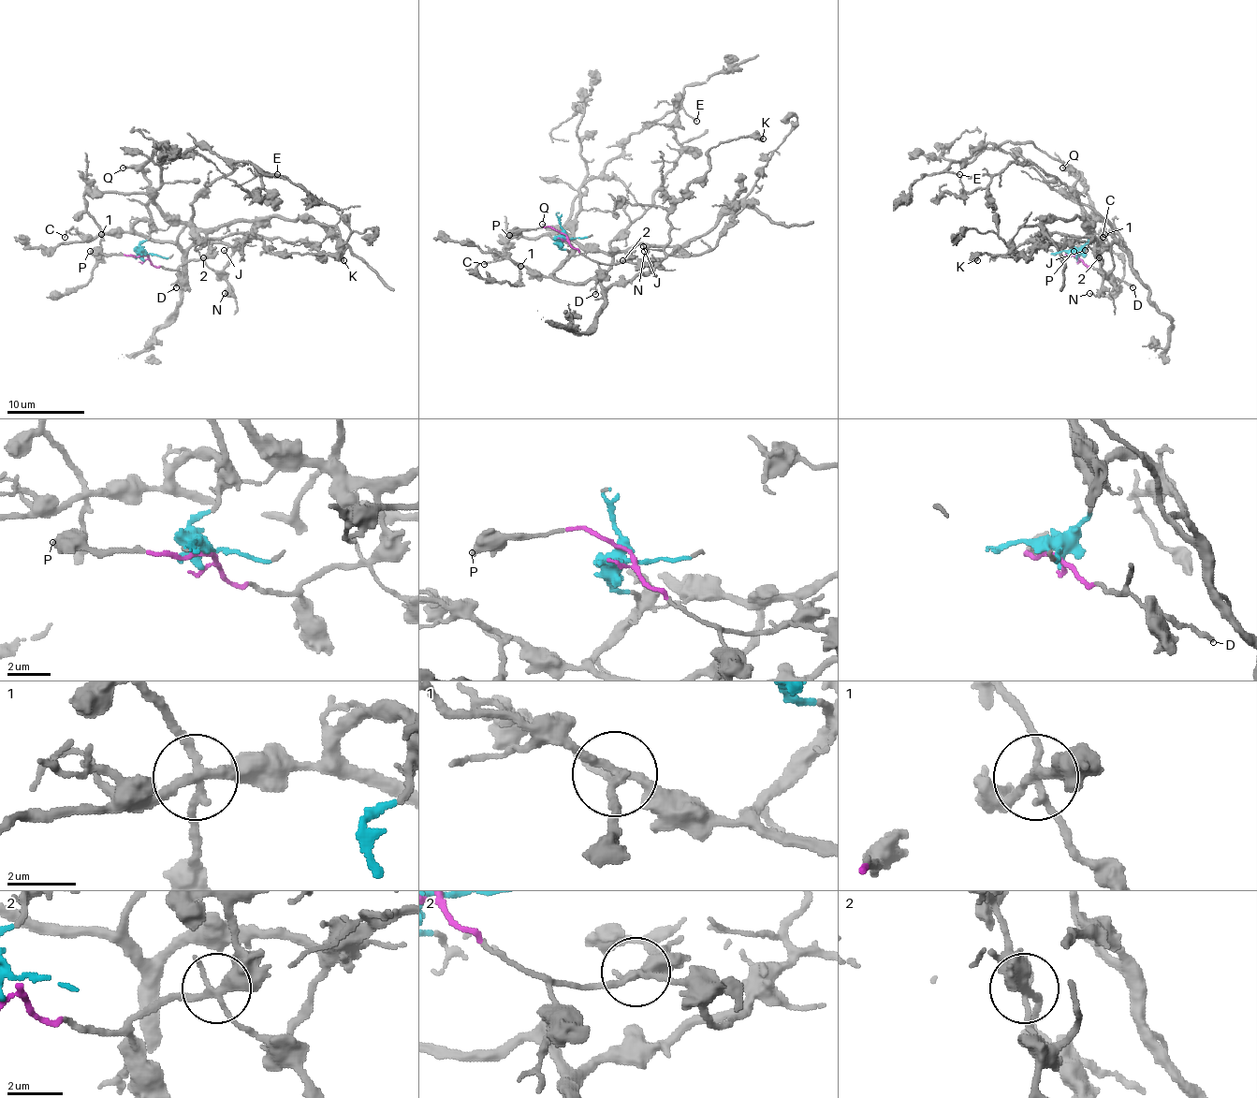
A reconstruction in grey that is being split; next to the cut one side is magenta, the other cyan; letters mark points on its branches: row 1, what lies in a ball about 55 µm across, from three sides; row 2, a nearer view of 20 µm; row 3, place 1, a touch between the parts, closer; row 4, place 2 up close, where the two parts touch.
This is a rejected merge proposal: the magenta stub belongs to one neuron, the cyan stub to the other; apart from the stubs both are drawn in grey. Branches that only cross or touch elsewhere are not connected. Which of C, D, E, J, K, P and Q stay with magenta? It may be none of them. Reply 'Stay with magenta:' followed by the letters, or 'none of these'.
Stay with magenta: D, E, P

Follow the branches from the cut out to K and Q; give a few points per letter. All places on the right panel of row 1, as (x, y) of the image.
K: (1073, 255), (1094, 224), (1107, 222), (1125, 249), (1045, 233), (1024, 253), (985, 253), (975, 255), (977, 260)
Q: (1073, 255), (1090, 235), (1074, 188), (1078, 175), (1069, 167), (1062, 167)

